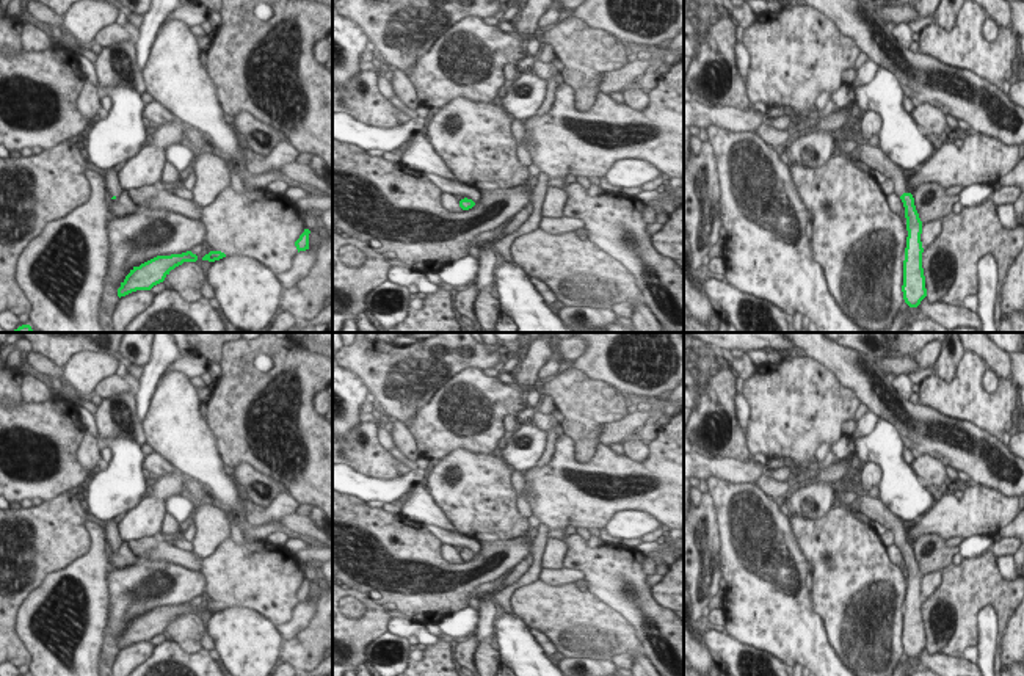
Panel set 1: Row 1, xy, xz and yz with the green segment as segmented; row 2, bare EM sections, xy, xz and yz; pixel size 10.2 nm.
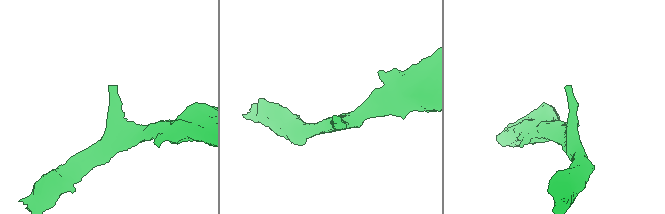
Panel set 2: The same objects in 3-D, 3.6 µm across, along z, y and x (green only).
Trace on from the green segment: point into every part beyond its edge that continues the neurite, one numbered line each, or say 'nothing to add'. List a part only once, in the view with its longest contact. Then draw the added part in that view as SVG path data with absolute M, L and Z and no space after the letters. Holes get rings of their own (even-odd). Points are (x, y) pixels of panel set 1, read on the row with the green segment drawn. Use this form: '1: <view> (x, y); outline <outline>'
1: yz (874, 156); outline M859 144L853 155L862 163L867 163L870 169L880 171L886 179L891 179L899 196L911 193L906 184L908 179L900 166L880 146Z

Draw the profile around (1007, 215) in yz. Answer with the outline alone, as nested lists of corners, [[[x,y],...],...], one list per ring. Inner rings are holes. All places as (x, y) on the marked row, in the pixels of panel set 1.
[[[1013,204],[996,205],[996,213],[1004,229],[1013,231],[1019,226],[1024,227],[1022,220],[1016,218],[1016,210]]]

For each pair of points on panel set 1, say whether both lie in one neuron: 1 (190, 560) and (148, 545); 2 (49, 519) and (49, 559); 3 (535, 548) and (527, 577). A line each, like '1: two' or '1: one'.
1: one
2: one
3: one

